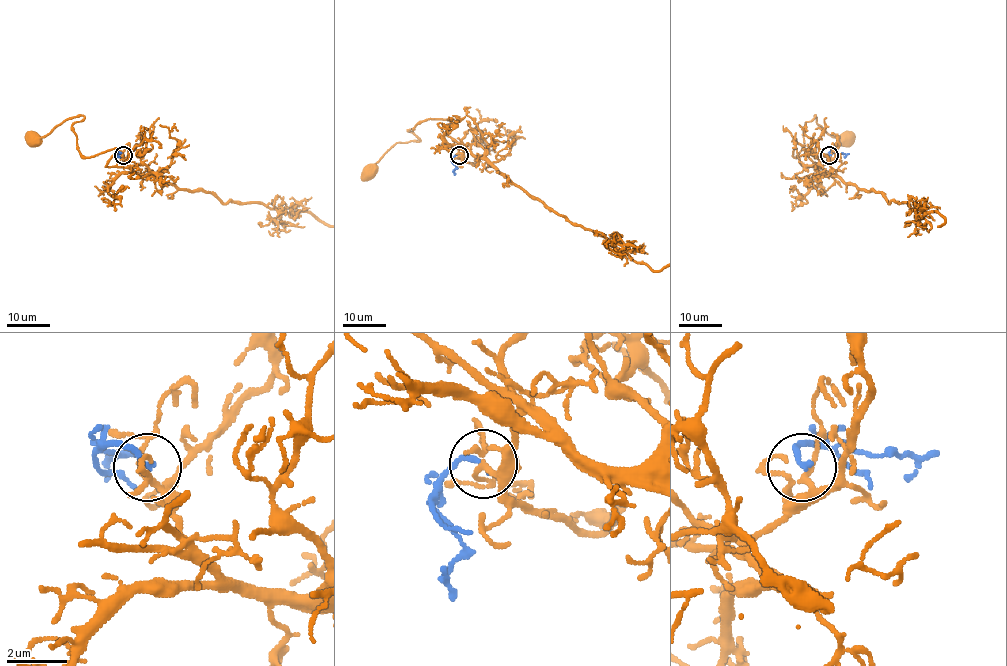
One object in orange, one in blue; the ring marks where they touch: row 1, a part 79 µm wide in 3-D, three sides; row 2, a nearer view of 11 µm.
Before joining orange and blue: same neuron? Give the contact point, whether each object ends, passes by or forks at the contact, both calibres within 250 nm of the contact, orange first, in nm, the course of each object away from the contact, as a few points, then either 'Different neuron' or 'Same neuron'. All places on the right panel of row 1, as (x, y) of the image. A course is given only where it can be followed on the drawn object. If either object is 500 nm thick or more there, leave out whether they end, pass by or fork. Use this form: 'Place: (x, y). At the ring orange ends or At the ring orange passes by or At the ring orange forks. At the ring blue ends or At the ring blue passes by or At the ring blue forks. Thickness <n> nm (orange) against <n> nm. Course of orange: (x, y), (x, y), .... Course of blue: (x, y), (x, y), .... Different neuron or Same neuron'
Place: (829, 155). At the ring orange forks. At the ring blue ends. Thickness 150 nm (orange) against 200 nm. Course of blue: (829, 155), (832, 152), (849, 153). Same neuron

